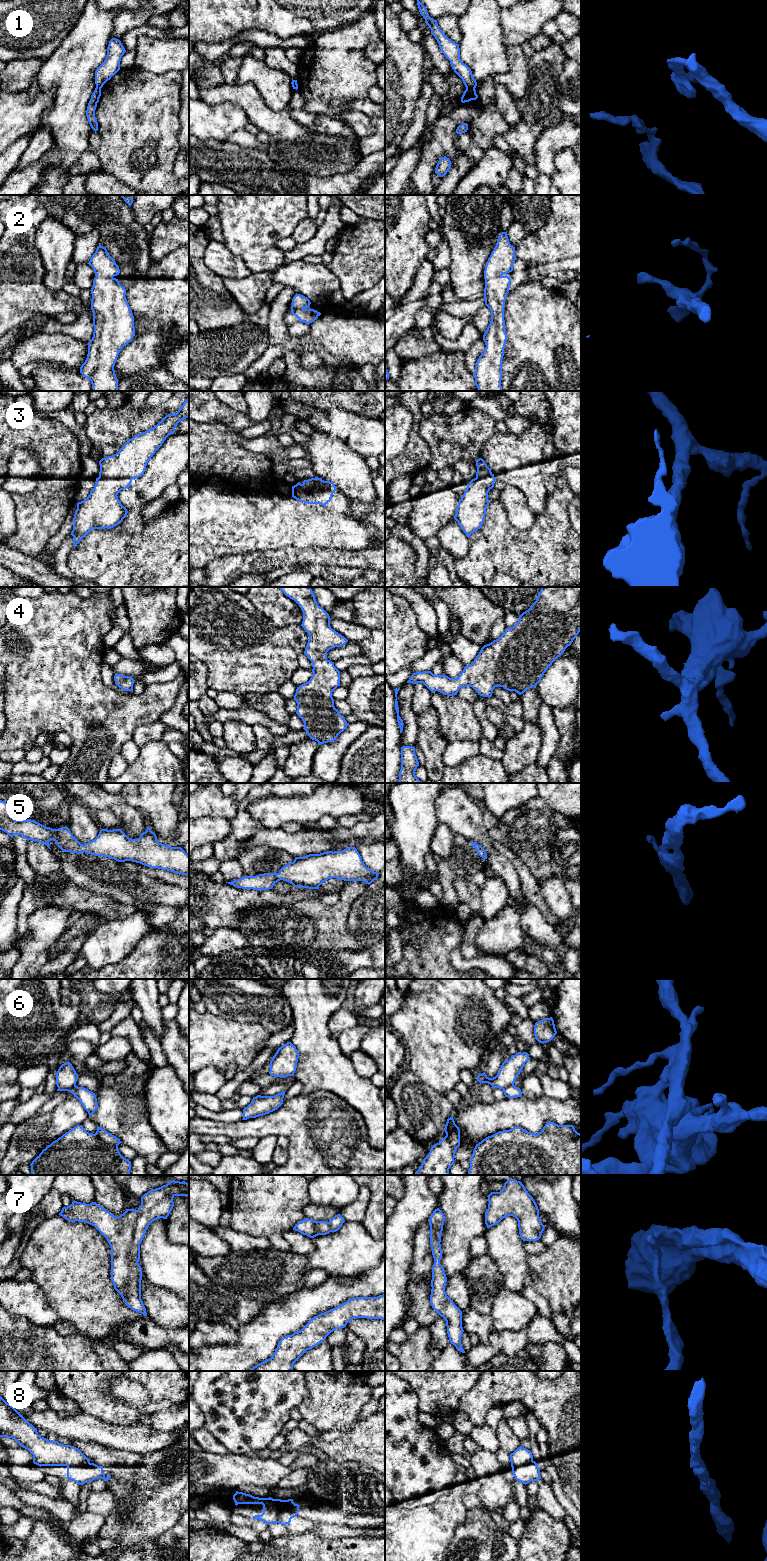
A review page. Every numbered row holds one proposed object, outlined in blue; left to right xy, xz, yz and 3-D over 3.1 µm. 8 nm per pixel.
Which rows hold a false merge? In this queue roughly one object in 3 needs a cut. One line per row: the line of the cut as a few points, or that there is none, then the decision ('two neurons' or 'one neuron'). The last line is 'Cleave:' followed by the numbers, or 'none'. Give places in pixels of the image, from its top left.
1: yz (466, 87), (474, 88) | two neurons
2: no cut | one neuron
3: no cut | one neuron
4: no cut | one neuron
5: no cut | one neuron
6: xy (75, 1085), (64, 1090) | two neurons
7: no cut | one neuron
8: no cut | one neuron
Cleave: 1, 6

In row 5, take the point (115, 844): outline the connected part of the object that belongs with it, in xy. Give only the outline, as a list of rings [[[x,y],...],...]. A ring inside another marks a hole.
[[[0,800],[0,830],[11,838],[23,836],[27,841],[45,844],[50,850],[49,841],[54,840],[64,852],[87,853],[104,856],[118,862],[132,861],[147,867],[189,875],[189,854],[181,847],[170,847],[159,843],[154,832],[147,827],[139,838],[129,838],[121,829],[101,829],[98,836],[84,845],[65,826],[58,829],[46,827],[34,820],[15,820],[14,807]]]

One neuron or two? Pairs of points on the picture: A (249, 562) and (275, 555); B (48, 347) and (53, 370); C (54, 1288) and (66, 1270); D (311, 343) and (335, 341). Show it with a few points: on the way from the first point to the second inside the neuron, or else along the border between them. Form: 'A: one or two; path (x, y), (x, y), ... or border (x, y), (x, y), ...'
A: one; path (255, 562), (269, 560)
B: two; border (50, 362), (60, 362), (74, 367)
C: one; path (58, 1284), (66, 1274)
D: one; path (317, 341), (329, 341)

